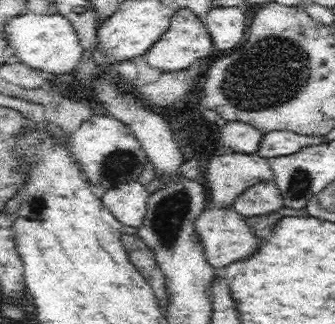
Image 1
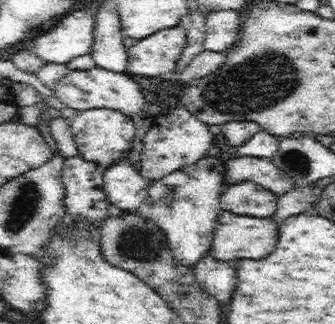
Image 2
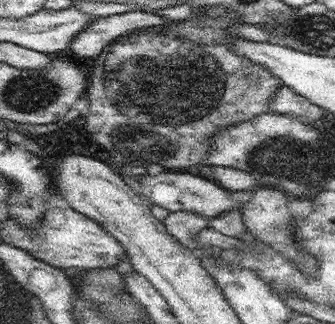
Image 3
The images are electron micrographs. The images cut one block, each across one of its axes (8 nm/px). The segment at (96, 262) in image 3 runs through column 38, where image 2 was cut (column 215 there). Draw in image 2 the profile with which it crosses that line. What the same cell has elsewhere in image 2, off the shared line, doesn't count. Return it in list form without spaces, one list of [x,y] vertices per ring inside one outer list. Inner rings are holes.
[[[222,210],[218,214],[218,226],[214,228],[214,240],[210,254],[218,260],[238,260],[238,258],[252,258],[260,260],[268,256],[278,242],[278,226],[270,218],[254,218],[254,216],[236,216],[232,212]]]

